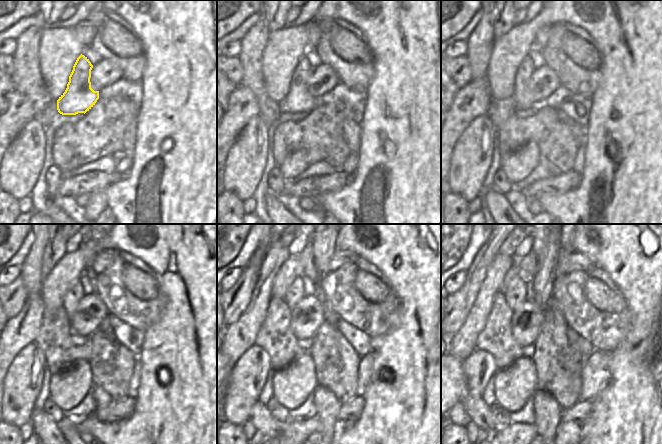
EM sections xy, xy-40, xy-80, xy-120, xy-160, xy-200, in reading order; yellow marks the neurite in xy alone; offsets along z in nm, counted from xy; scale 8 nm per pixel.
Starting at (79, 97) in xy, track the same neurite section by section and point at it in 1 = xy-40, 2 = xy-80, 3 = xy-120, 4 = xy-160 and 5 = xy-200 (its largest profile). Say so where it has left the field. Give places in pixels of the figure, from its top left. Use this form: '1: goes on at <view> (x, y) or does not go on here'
1: goes on at xy-40 (298, 100)
2: goes on at xy-80 (523, 99)
3: goes on at xy-120 (75, 293)
4: goes on at xy-160 (295, 292)
5: goes on at xy-200 (515, 292)

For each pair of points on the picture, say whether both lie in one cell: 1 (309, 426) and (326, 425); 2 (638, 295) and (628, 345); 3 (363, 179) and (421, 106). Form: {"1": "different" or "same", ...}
{"1": "different", "2": "same", "3": "same"}

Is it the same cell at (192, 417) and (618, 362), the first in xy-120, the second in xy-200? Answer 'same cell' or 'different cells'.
same cell

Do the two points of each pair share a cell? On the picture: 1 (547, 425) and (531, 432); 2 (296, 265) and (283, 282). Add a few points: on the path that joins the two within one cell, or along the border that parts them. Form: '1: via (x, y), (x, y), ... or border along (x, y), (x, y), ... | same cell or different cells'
1: border along (534, 423), (537, 433) | different cells
2: via (292, 269), (283, 278) | same cell

